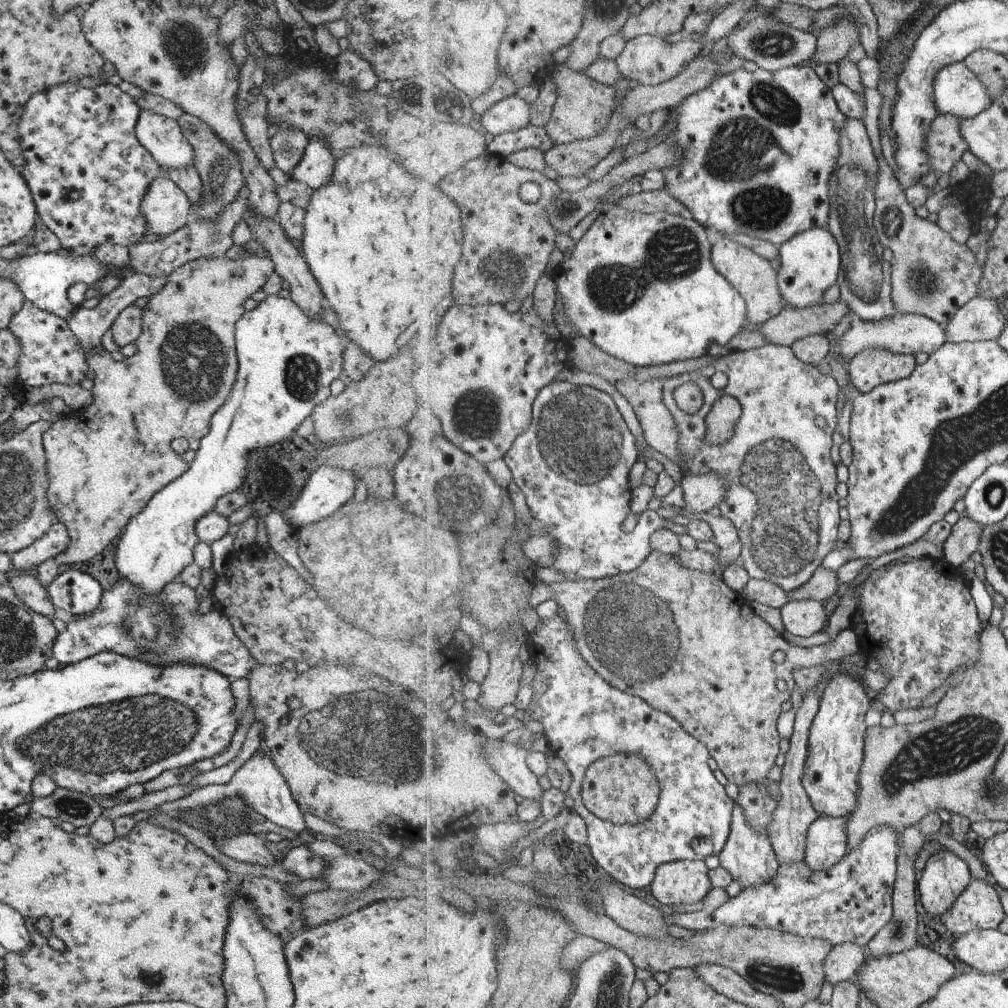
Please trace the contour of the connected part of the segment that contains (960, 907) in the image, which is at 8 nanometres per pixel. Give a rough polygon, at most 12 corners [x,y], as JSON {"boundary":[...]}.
{"boundary":[[973,879],[943,916],[956,938],[1005,920],[999,892]]}

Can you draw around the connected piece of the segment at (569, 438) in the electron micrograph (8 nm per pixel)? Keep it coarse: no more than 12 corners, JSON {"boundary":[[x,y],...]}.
{"boundary":[[553,381],[504,458],[567,580],[639,568],[637,438],[609,393]]}

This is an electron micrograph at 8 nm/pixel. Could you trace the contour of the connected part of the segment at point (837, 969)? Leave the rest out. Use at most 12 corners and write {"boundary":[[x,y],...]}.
{"boundary":[[860,944],[835,945],[826,958],[833,986],[855,980],[867,959]]}

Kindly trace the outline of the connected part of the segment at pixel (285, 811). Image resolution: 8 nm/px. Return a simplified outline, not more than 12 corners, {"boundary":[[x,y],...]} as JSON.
{"boundary":[[268,751],[229,782],[132,813],[135,823],[237,797],[296,836],[302,813]]}

